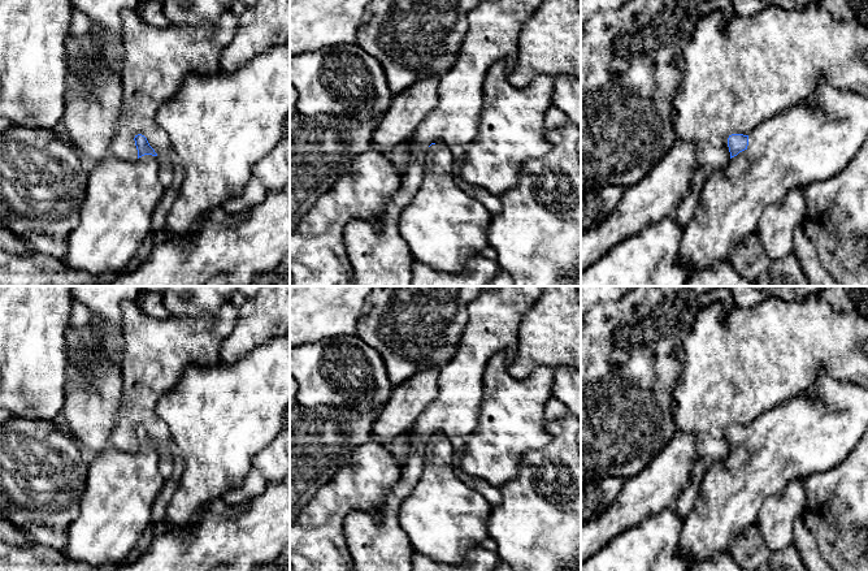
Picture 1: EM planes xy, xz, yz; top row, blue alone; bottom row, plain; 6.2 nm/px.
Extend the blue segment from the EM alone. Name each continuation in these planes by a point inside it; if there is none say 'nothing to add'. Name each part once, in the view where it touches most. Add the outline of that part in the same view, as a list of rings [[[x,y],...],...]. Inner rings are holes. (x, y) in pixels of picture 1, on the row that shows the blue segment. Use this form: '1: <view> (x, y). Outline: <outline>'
1: yz (803, 145). Outline: [[[819,79],[813,105],[795,105],[759,124],[748,133],[748,146],[722,169],[709,170],[690,222],[683,228],[680,265],[691,273],[729,260],[730,251],[758,233],[764,211],[794,189],[828,181],[843,170],[868,137],[868,96]]]

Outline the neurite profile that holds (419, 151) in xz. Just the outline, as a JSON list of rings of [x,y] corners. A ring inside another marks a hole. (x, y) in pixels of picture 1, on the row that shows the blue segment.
[[[481,0],[468,14],[468,33],[456,61],[442,77],[438,104],[417,126],[408,150],[411,156],[400,177],[399,190],[389,199],[377,220],[353,220],[343,229],[343,243],[353,271],[353,286],[413,286],[413,254],[399,232],[402,211],[411,203],[424,181],[422,165],[431,143],[468,146],[476,137],[483,104],[483,79],[489,69],[503,61],[513,66],[520,34],[543,0]]]

